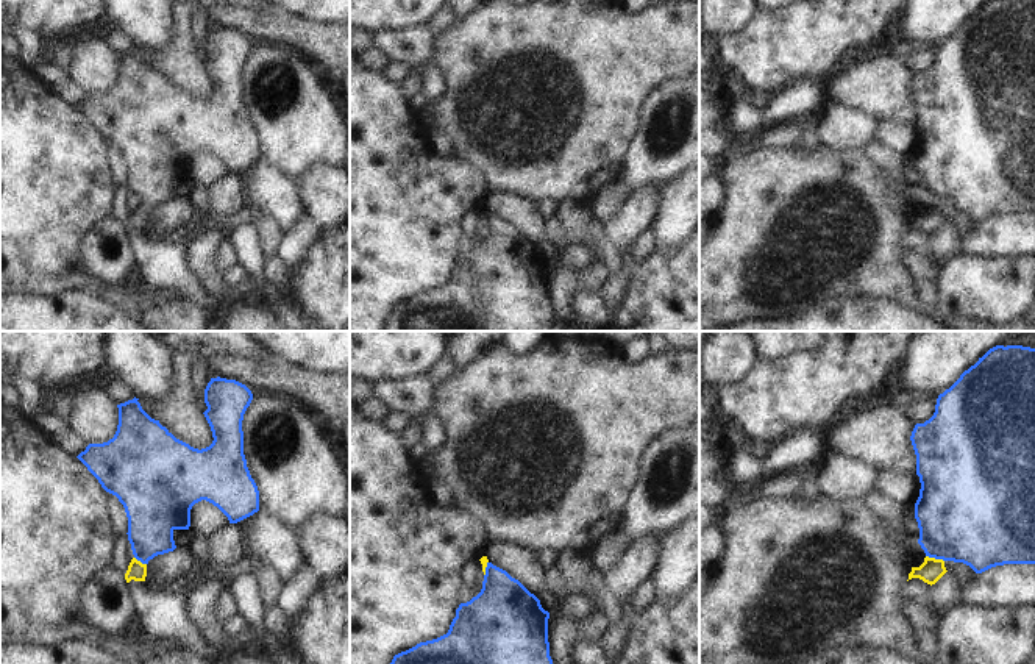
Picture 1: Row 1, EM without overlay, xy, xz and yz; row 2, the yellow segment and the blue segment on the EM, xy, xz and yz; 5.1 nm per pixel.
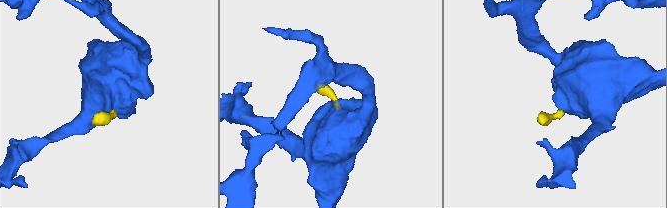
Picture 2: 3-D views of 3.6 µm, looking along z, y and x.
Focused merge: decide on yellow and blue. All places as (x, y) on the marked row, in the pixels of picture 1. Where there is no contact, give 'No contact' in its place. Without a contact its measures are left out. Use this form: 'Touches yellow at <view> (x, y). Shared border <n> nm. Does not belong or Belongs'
Touches yellow at yz (935, 560). Shared border 100 nm. Belongs

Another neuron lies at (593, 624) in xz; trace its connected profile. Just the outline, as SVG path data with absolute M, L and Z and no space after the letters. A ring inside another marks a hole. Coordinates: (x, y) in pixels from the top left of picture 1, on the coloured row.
M599 608L585 611L581 623L581 636L584 639L599 639L607 627L609 622Z

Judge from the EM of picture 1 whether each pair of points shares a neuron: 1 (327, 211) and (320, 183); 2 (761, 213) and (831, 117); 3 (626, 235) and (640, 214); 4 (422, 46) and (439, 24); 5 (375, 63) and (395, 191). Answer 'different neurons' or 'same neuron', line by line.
1: same neuron
2: different neurons
3: same neuron
4: different neurons
5: different neurons

